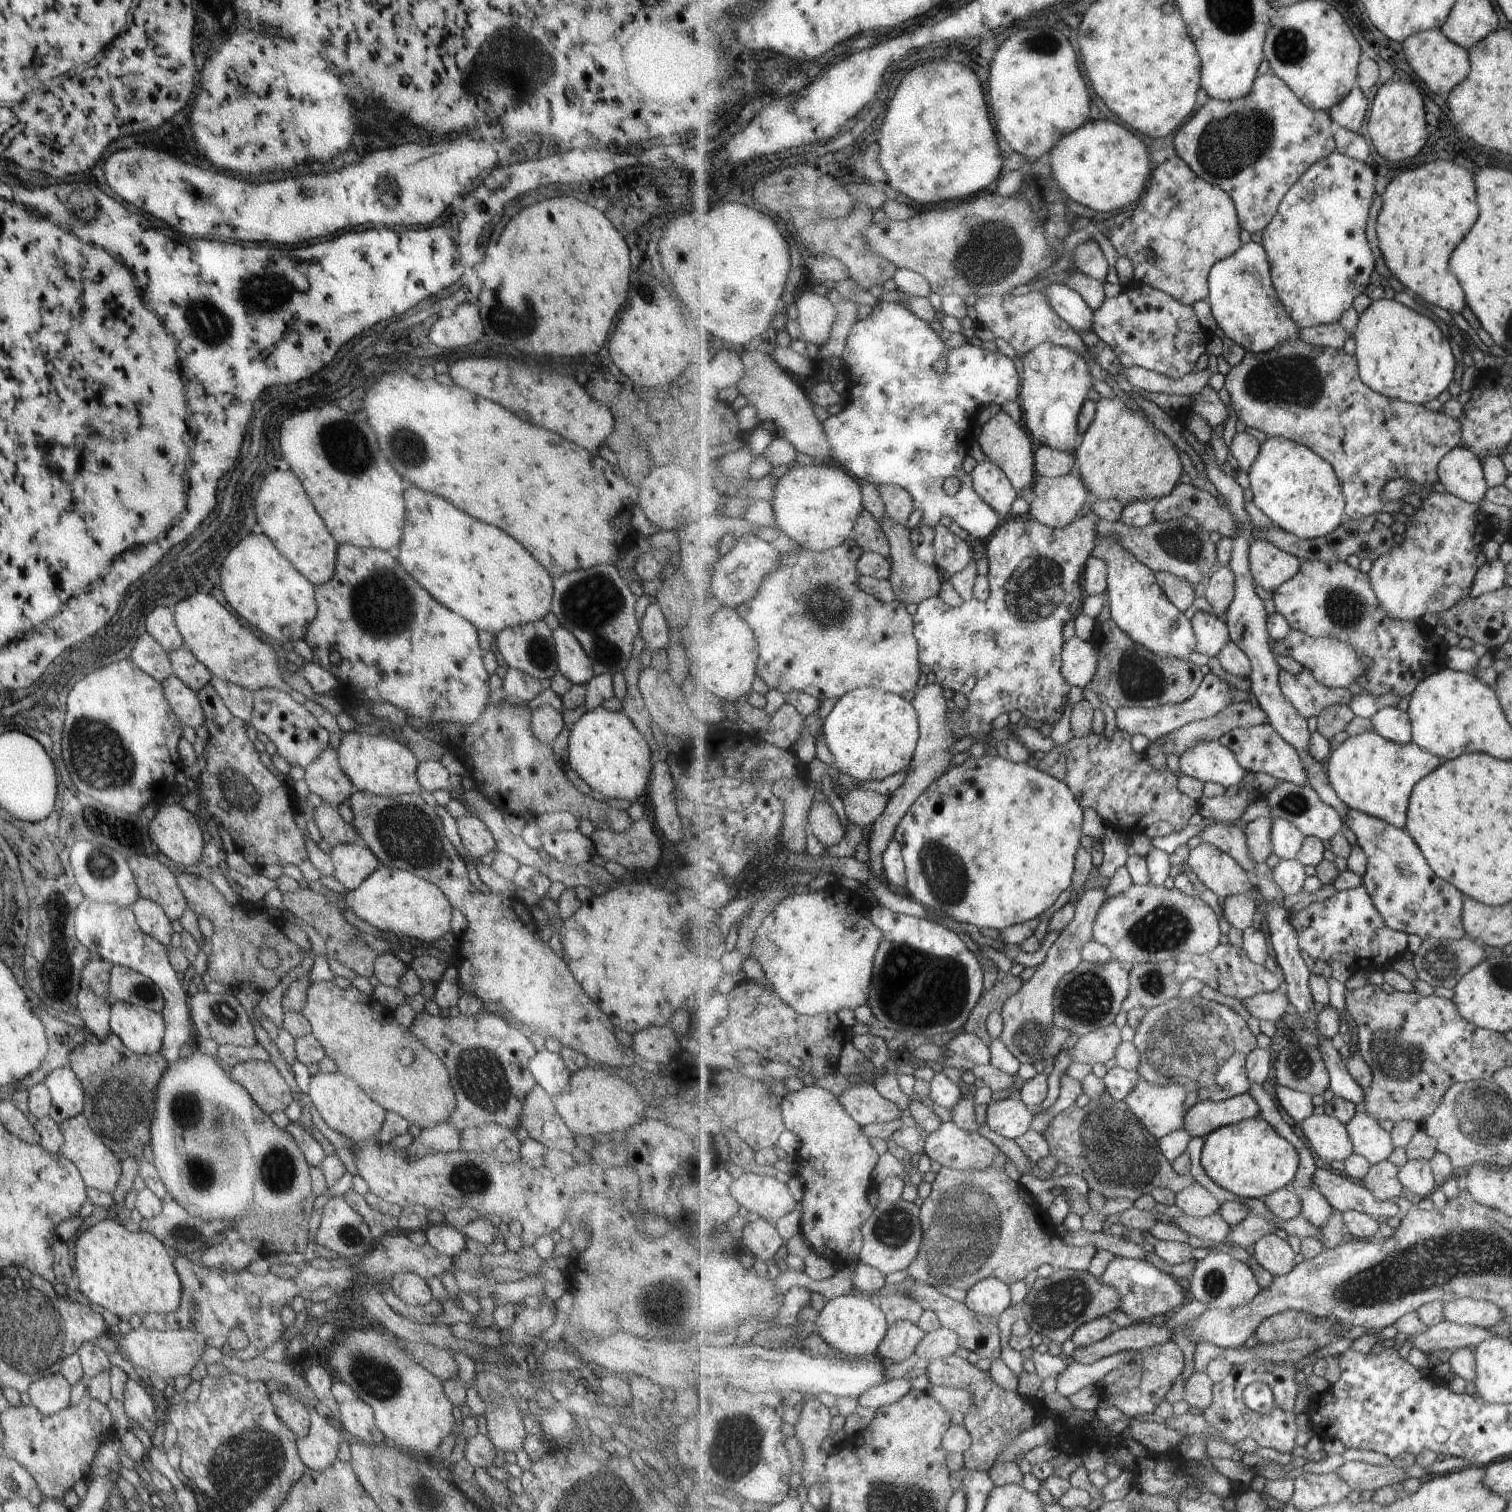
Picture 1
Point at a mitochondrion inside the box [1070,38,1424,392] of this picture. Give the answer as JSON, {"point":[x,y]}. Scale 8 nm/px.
{"point":[1226,147]}

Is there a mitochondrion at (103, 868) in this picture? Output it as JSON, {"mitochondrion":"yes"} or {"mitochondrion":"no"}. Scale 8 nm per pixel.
{"mitochondrion":"yes"}

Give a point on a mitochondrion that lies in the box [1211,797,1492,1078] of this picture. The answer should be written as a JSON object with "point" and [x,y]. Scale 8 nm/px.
{"point":[1441,963]}

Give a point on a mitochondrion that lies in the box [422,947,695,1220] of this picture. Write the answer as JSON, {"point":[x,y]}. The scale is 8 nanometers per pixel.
{"point":[480,1076]}

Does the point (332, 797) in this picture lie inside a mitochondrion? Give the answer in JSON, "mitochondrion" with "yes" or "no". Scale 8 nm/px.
{"mitochondrion":"no"}

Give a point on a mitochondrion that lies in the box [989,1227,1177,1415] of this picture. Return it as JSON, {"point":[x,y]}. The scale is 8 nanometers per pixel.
{"point":[1059,1303]}

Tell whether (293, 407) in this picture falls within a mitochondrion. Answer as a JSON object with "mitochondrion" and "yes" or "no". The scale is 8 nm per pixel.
{"mitochondrion":"no"}

